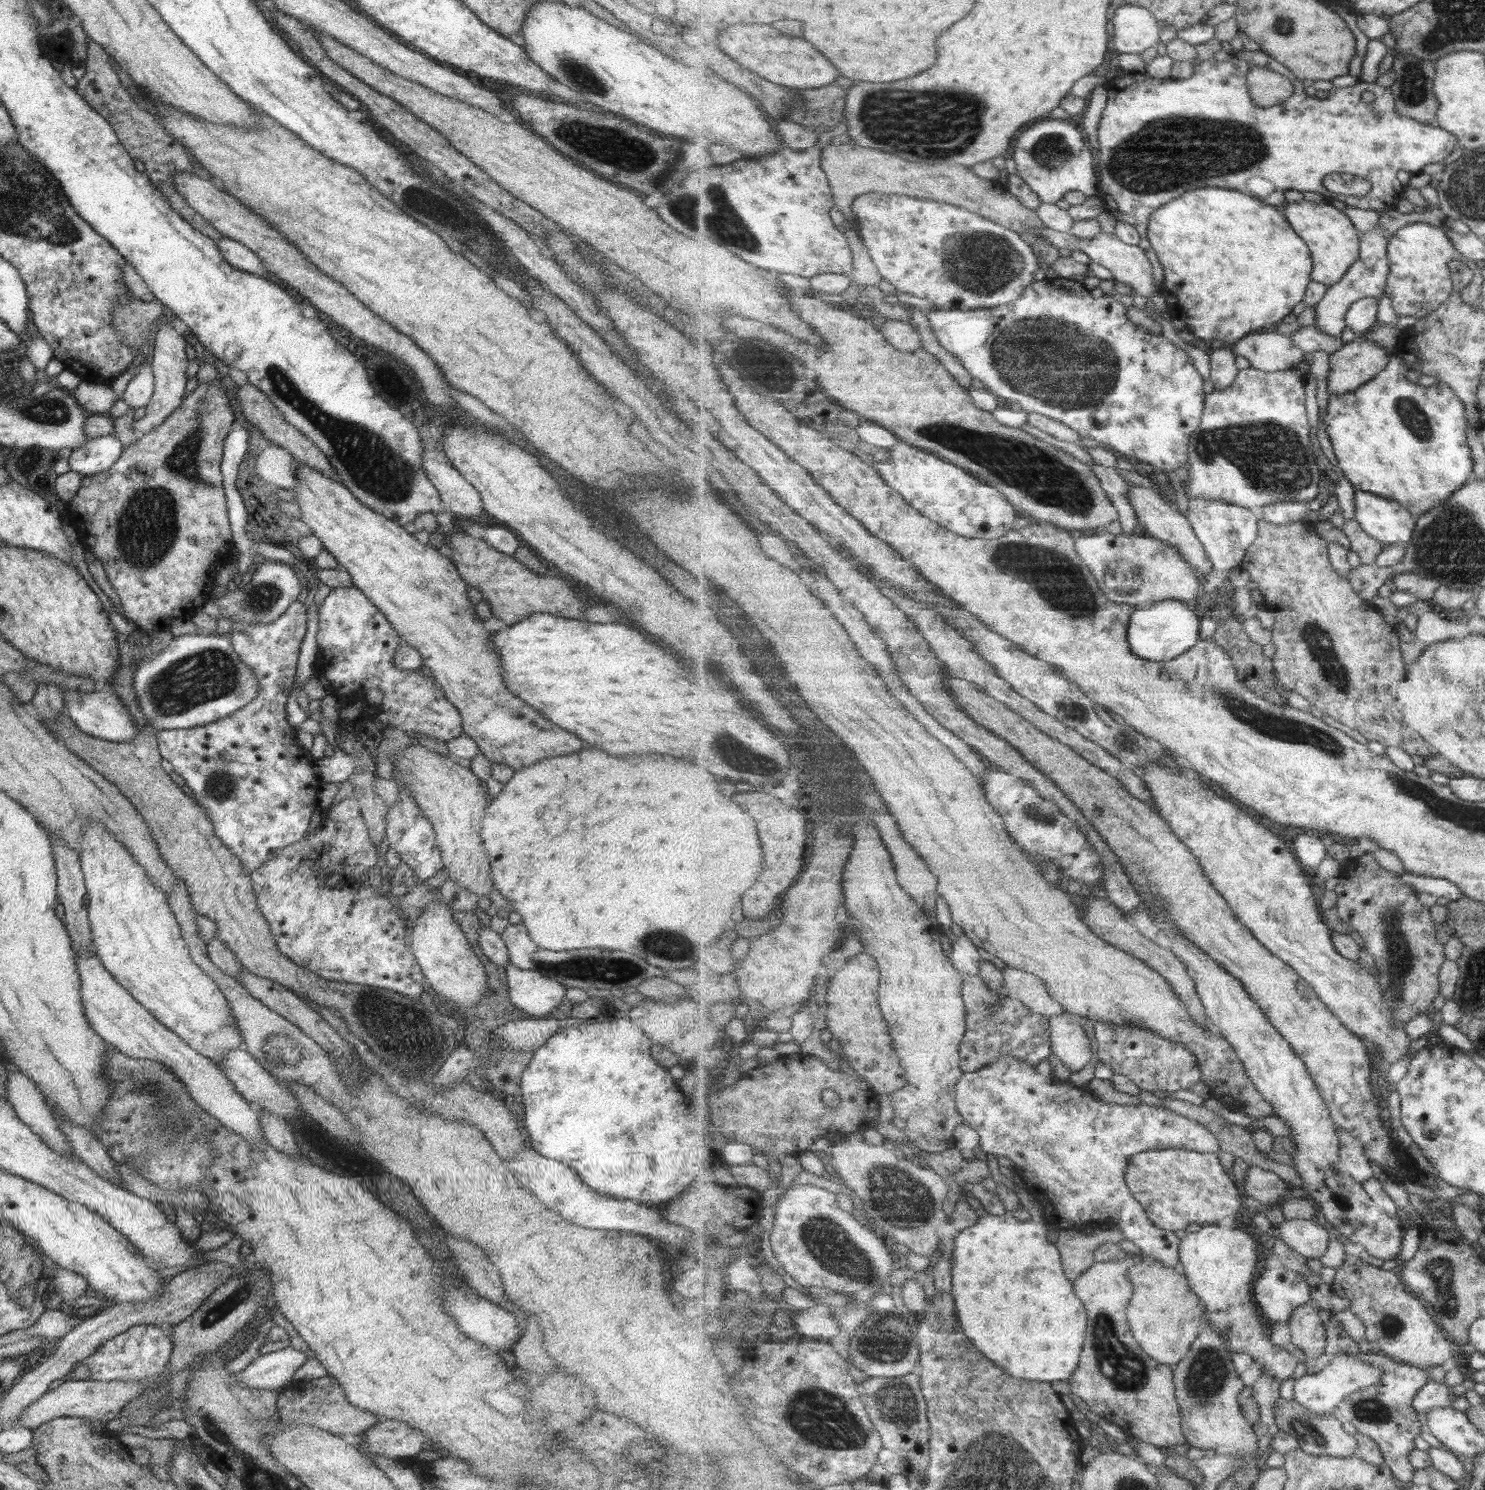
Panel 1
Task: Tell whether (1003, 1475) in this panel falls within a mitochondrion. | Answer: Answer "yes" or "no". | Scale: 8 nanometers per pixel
yes

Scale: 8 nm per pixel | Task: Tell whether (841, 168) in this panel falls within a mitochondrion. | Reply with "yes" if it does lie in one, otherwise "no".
no

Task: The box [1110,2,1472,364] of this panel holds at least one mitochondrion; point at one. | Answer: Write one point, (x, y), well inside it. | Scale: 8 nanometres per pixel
(1413, 81)

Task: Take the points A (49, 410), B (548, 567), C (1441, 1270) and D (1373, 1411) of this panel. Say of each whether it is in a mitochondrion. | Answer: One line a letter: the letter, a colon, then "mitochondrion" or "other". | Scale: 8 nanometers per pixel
A: mitochondrion
B: other
C: mitochondrion
D: mitochondrion

